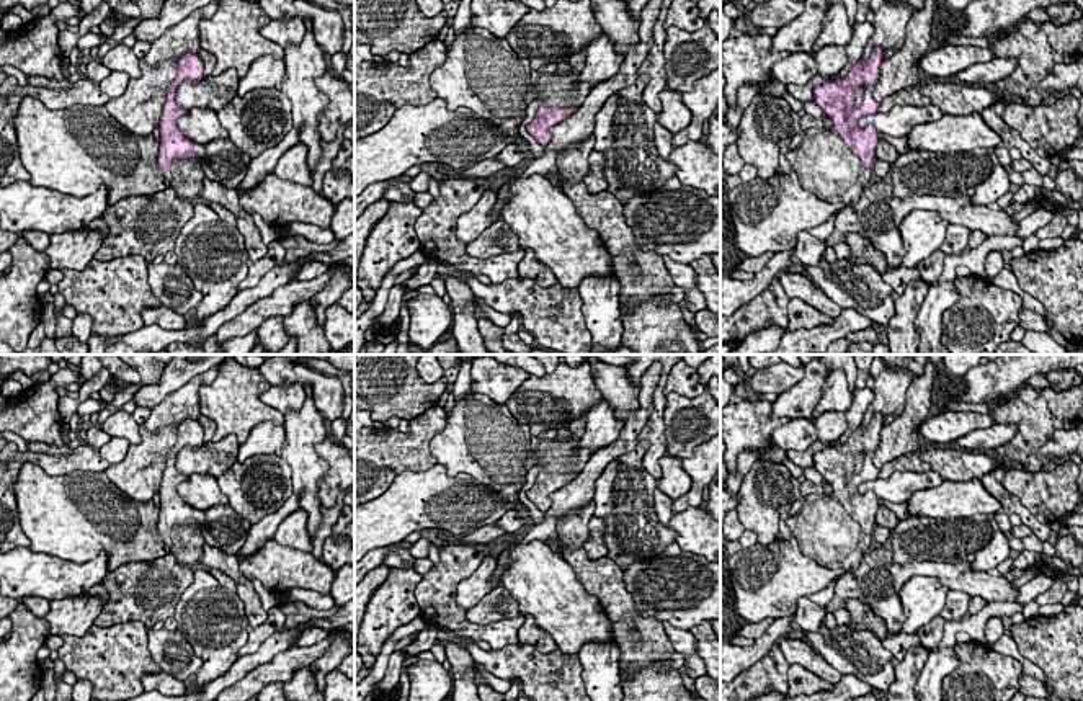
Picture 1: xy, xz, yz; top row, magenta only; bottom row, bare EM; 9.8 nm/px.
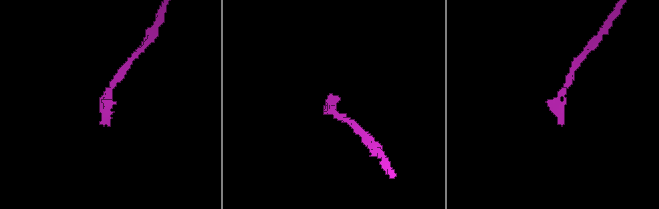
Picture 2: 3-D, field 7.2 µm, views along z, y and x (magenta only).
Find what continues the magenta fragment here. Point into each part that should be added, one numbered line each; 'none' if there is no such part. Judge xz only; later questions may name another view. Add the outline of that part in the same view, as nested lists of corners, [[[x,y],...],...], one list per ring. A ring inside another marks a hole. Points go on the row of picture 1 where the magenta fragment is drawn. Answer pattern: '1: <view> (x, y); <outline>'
1: xz (562, 90); [[[577,69],[554,74],[542,72],[534,82],[537,100],[546,108],[567,109],[568,114],[573,114],[591,90],[588,83],[583,83],[578,78],[580,72]]]

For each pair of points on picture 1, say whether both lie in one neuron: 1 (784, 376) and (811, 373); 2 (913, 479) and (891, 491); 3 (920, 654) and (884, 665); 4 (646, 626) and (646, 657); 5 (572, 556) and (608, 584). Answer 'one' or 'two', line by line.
1: two
2: one
3: two
4: one
5: one

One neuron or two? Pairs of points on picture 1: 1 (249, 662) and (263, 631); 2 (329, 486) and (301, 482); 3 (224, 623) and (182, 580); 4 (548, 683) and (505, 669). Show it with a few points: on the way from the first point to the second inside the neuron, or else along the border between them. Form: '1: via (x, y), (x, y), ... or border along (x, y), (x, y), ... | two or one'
1: border along (281, 628), (254, 652), (239, 657) | two
2: border along (314, 446), (327, 463), (319, 482), (322, 505) | two
3: border along (195, 571), (193, 582), (182, 595), (172, 615) | two
4: via (538, 674), (533, 669), (515, 669) | one

